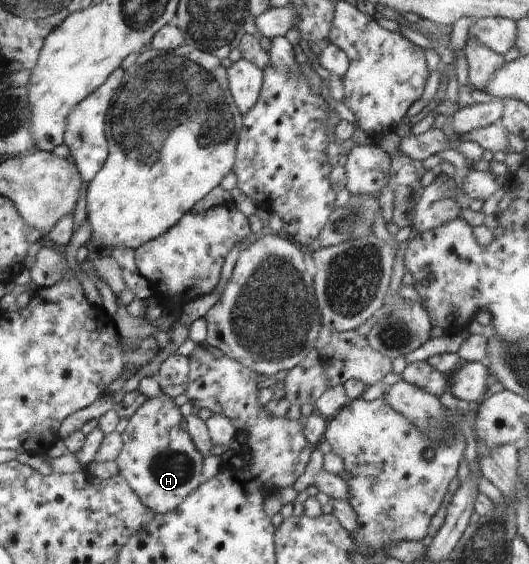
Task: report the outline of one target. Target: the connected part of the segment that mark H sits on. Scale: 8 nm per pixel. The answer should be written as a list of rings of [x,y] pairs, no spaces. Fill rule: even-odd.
[[[164,392],[149,397],[127,419],[122,447],[115,459],[119,474],[124,476],[138,499],[155,514],[176,509],[182,500],[202,483],[203,455],[190,434],[180,428],[183,415],[173,399]]]

